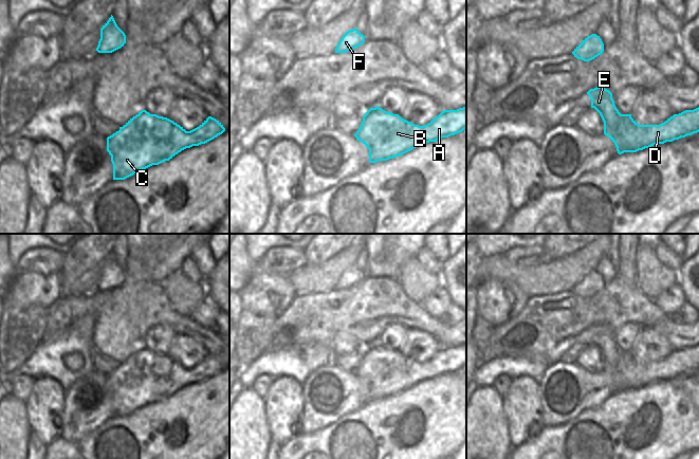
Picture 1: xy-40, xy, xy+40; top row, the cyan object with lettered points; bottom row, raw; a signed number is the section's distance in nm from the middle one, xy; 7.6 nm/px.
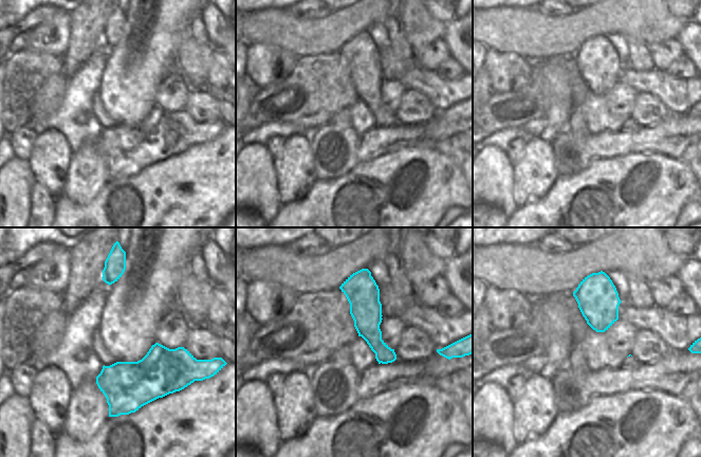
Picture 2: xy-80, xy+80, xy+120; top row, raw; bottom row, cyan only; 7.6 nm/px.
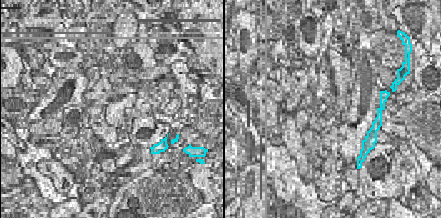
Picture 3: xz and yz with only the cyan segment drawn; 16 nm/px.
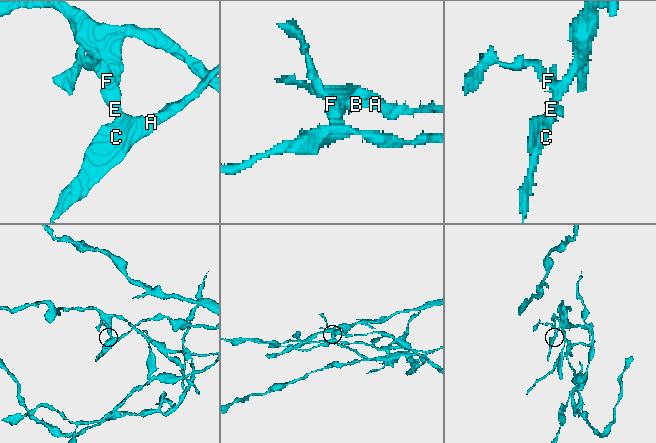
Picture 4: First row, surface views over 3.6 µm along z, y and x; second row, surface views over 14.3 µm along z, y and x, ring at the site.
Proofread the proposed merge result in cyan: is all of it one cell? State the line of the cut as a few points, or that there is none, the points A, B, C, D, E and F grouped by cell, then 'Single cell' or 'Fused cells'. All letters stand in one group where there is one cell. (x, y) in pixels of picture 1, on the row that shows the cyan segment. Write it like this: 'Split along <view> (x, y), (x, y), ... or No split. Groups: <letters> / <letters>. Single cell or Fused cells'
Split along xy+40 (621, 114), (613, 125), (604, 123). Groups: A B C D / E F. Fused cells.

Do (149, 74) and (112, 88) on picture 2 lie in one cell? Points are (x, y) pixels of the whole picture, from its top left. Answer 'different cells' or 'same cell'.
same cell

